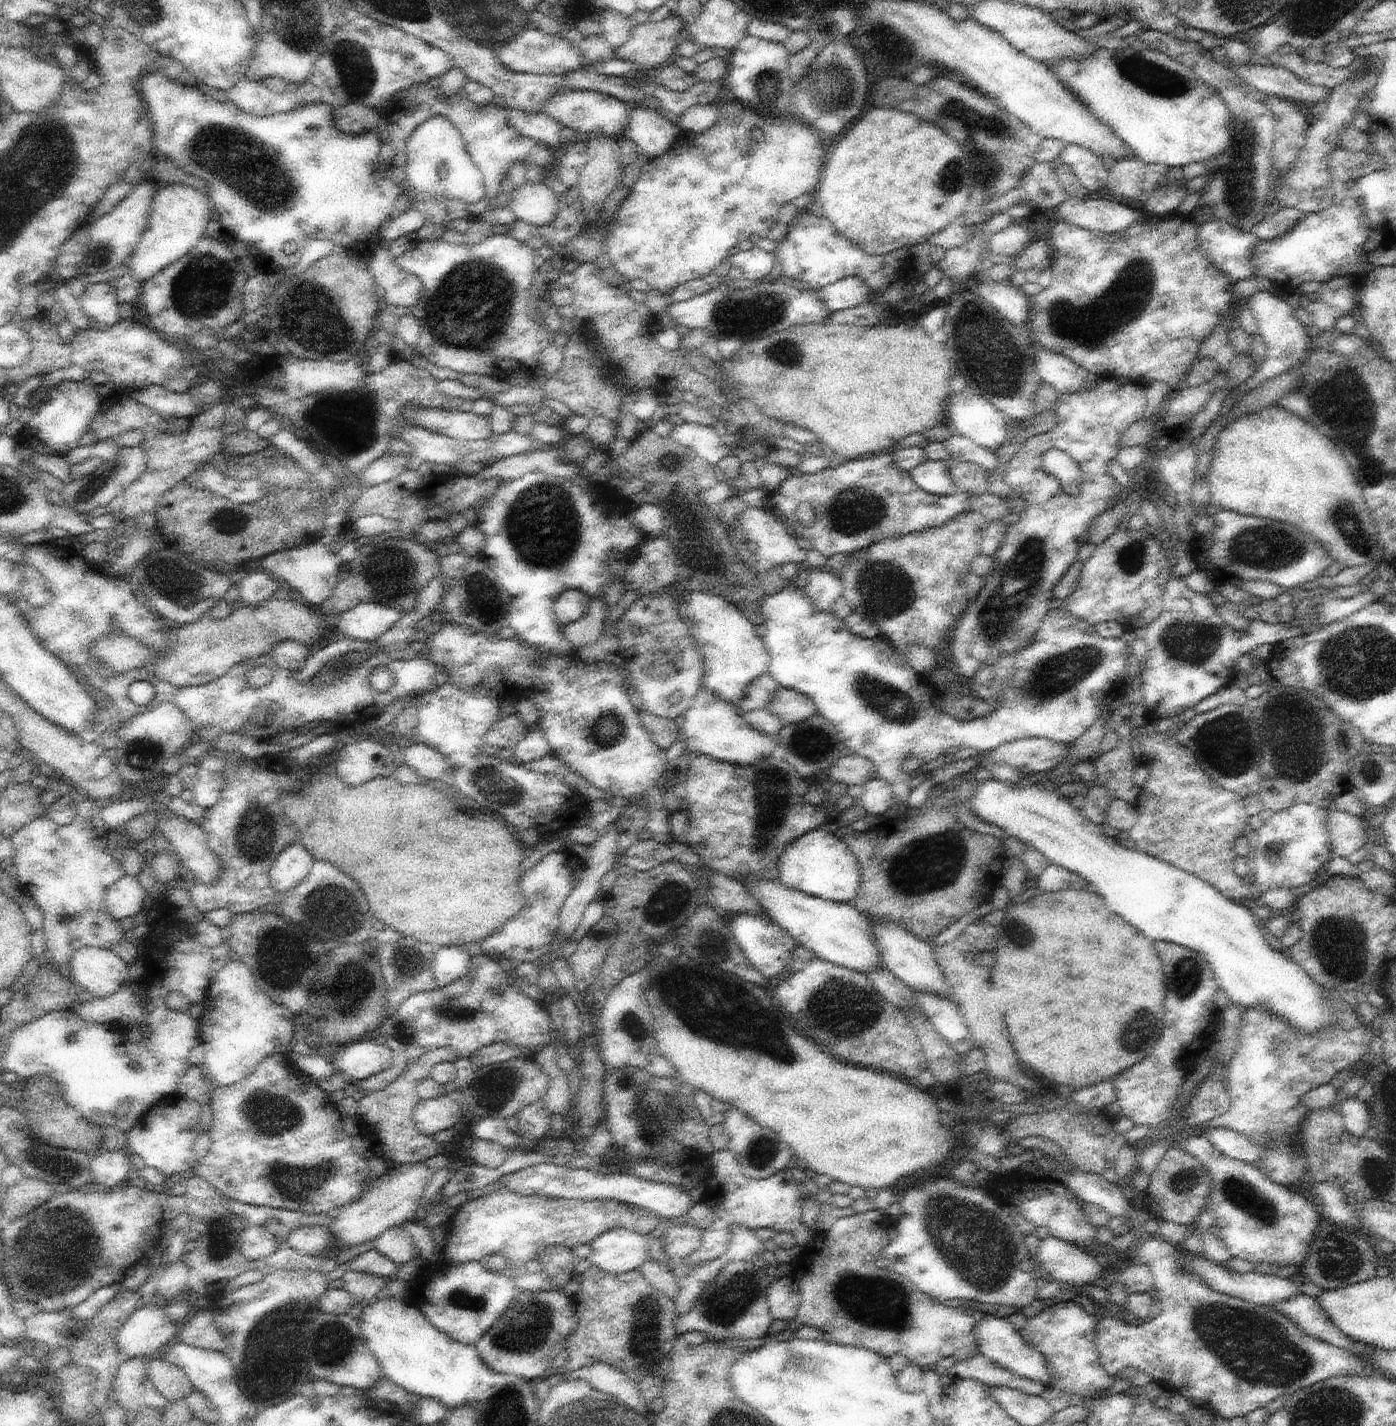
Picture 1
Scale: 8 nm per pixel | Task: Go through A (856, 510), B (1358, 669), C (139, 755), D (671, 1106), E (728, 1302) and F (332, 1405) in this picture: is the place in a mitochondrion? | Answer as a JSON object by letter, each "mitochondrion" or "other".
{"A":"mitochondrion","B":"mitochondrion","C":"mitochondrion","D":"mitochondrion","E":"mitochondrion","F":"other"}

